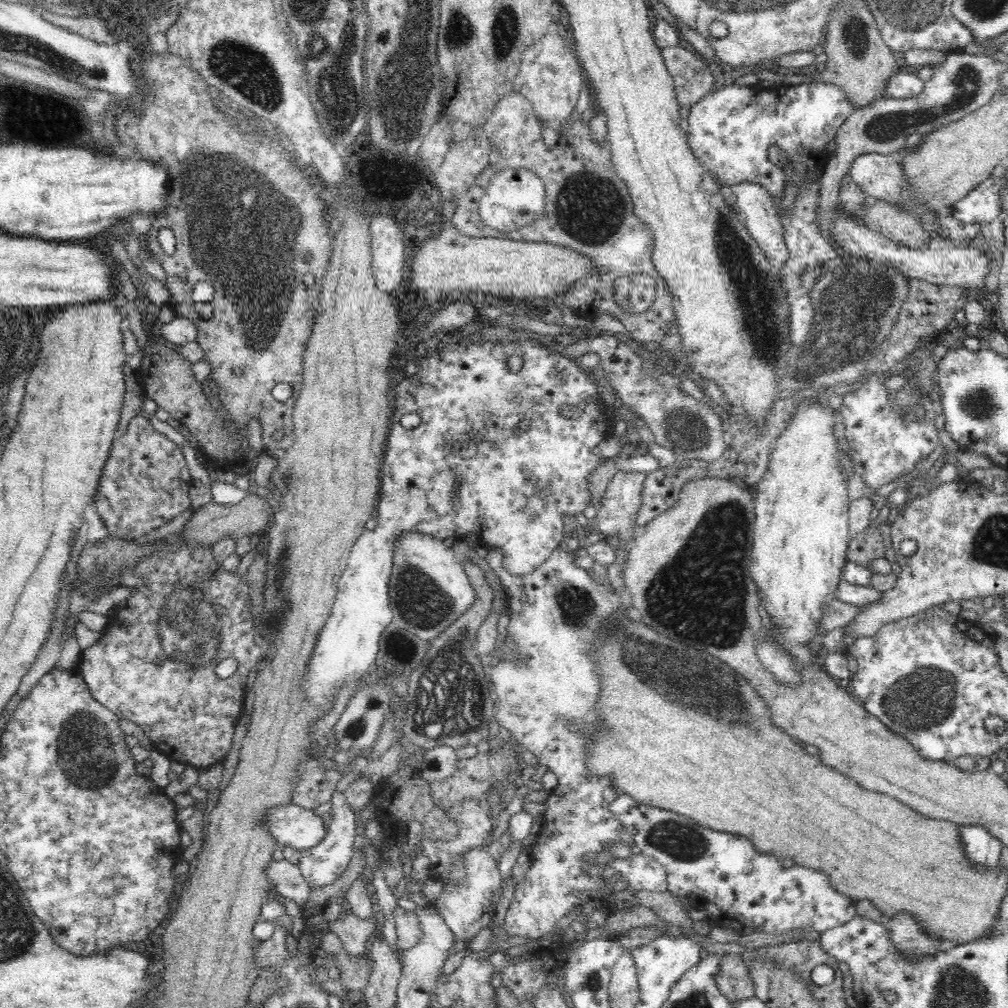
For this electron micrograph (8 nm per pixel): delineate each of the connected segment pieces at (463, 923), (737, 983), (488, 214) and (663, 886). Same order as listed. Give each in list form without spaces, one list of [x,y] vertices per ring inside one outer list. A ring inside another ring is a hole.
[[[470,847],[457,860],[463,862],[465,875],[459,881],[443,882],[443,890],[436,902],[428,903],[444,919],[449,929],[454,933],[456,942],[474,939],[477,934],[489,926],[496,911],[492,908],[492,896],[502,884],[502,875],[498,871],[496,861],[486,850],[480,847]]]
[[[728,954],[723,956],[723,960],[725,963],[722,966],[722,974],[716,981],[720,993],[732,1004],[738,1000],[754,997],[754,983],[750,979],[750,972],[742,956]]]
[[[504,168],[497,172],[487,186],[486,194],[479,200],[478,213],[487,228],[512,232],[526,224],[536,222],[545,204],[544,181],[533,170],[527,168]],[[520,212],[523,213],[520,215]]]
[[[634,850],[630,857],[625,859],[611,858],[605,868],[605,876],[609,880],[613,881],[614,877],[612,874],[614,872],[618,872],[618,874],[620,874],[620,880],[627,881],[627,886],[623,886],[623,889],[629,888],[633,893],[640,892],[640,890],[658,892],[664,892],[667,890],[667,872],[664,866],[651,856],[645,855],[644,853],[640,853],[636,850]]]

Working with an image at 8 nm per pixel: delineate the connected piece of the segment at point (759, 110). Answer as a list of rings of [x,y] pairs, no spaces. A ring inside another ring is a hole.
[[[814,80],[799,85],[774,84],[768,90],[735,83],[726,85],[708,92],[684,113],[689,123],[689,146],[721,186],[731,189],[744,181],[760,184],[770,193],[774,204],[781,199],[788,183],[798,183],[802,187],[794,210],[781,219],[789,255],[786,262],[779,265],[780,278],[788,295],[802,286],[802,274],[810,266],[827,265],[840,258],[818,230],[819,174],[833,153],[826,151],[826,144],[836,140],[842,124],[853,111],[848,95],[840,86]],[[772,146],[790,157],[790,170],[783,170],[779,164],[768,160],[768,149]]]

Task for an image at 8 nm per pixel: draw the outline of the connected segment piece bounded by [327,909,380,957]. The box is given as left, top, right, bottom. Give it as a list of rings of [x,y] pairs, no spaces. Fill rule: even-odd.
[[[342,909],[338,918],[329,922],[327,928],[337,934],[342,940],[344,949],[354,957],[367,954],[369,942],[379,929],[380,921],[375,918],[358,918],[352,911],[346,911],[346,909]]]

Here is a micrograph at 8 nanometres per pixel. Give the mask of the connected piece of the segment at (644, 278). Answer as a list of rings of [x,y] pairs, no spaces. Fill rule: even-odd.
[[[646,273],[620,275],[613,286],[614,299],[630,314],[642,314],[655,303],[656,279]]]

